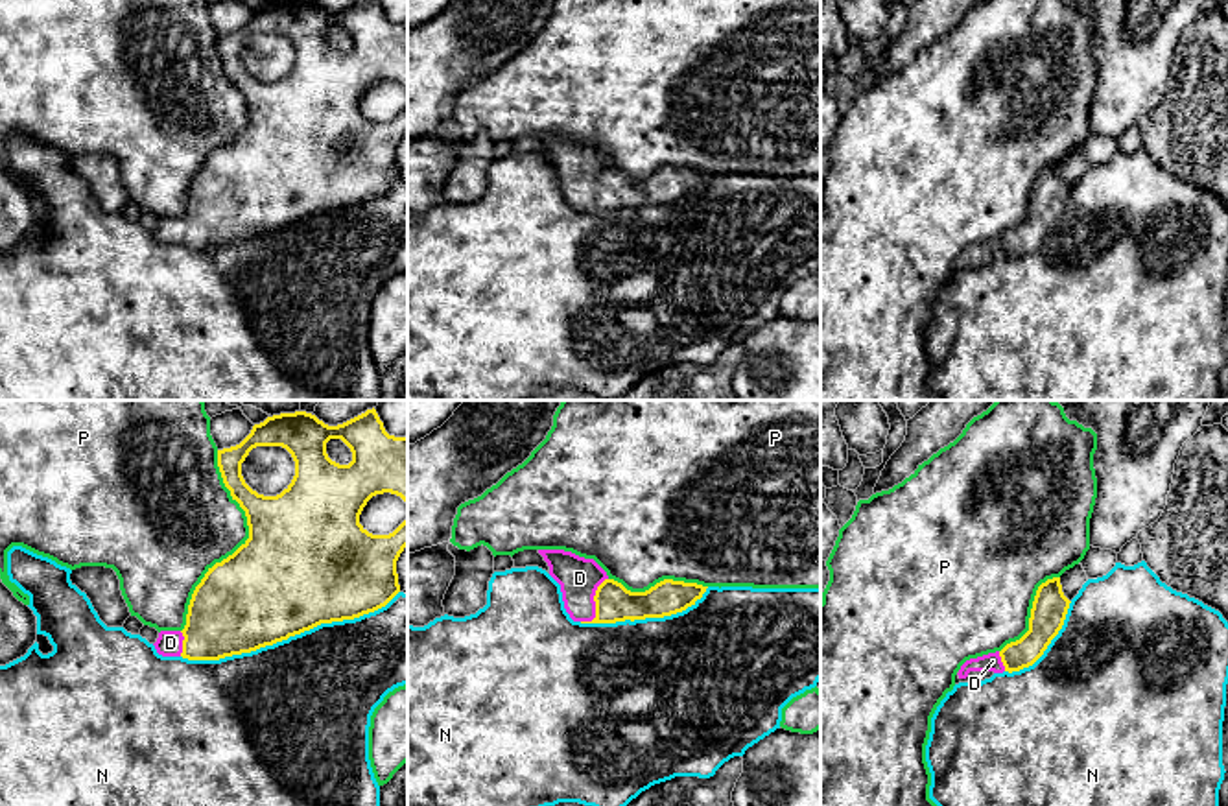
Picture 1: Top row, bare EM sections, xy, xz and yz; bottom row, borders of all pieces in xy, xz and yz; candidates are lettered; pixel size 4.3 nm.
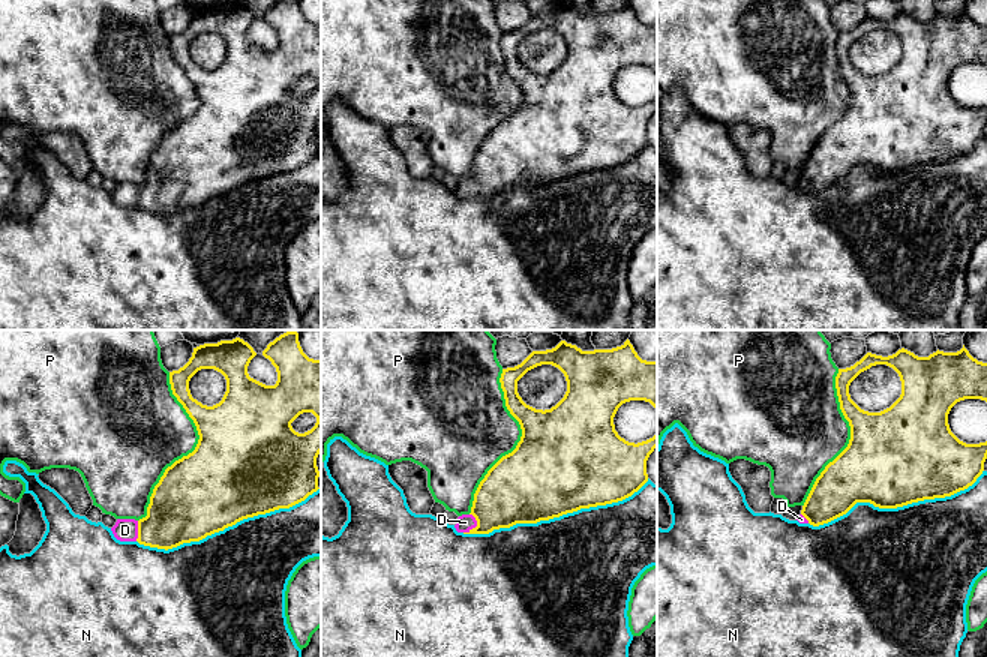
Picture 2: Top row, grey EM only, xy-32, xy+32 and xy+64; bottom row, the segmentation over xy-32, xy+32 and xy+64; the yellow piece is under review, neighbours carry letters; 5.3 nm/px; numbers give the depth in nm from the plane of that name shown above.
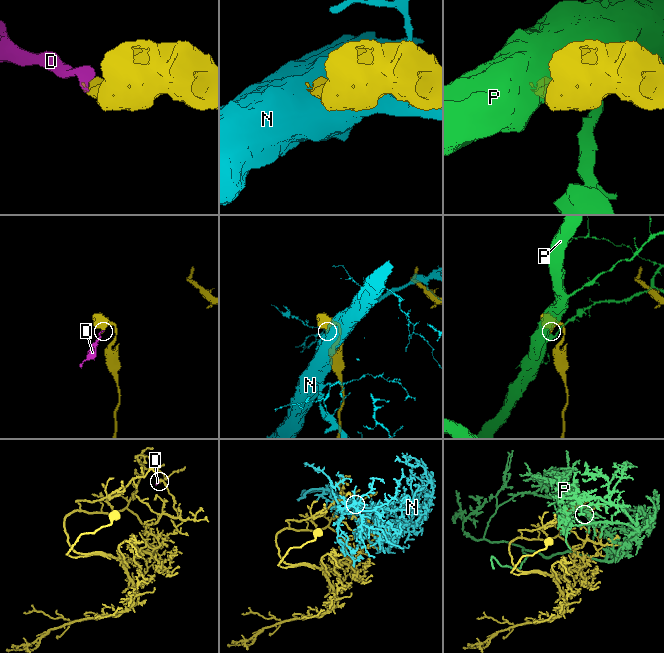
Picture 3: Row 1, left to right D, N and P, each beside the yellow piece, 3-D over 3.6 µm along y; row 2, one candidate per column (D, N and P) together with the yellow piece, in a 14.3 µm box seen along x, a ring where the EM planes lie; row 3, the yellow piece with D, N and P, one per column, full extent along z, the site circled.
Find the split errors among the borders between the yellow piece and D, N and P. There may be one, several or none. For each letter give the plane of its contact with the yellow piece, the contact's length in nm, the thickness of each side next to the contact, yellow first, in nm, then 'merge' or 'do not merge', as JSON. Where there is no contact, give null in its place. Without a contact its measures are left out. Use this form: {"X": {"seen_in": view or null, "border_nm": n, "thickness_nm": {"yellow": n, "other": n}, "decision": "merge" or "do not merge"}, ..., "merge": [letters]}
{"D": {"seen_in": "xz", "border_nm": 240, "thickness_nm": {"yellow": 160, "other": 180}, "decision": "merge"}, "N": {"seen_in": "xy", "border_nm": 1000, "thickness_nm": {"yellow": 480, "other": 480}, "decision": "do not merge"}, "P": {"seen_in": "xy", "border_nm": 800, "thickness_nm": {"yellow": 500, "other": 420}, "decision": "do not merge"}, "merge": ["D"]}

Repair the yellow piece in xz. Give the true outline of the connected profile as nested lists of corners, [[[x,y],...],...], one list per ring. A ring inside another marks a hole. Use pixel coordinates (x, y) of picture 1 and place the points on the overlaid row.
[[[538,550],[549,575],[561,585],[564,609],[573,622],[616,623],[664,618],[686,610],[708,587],[664,579],[645,592],[631,592],[594,561],[564,550]]]

